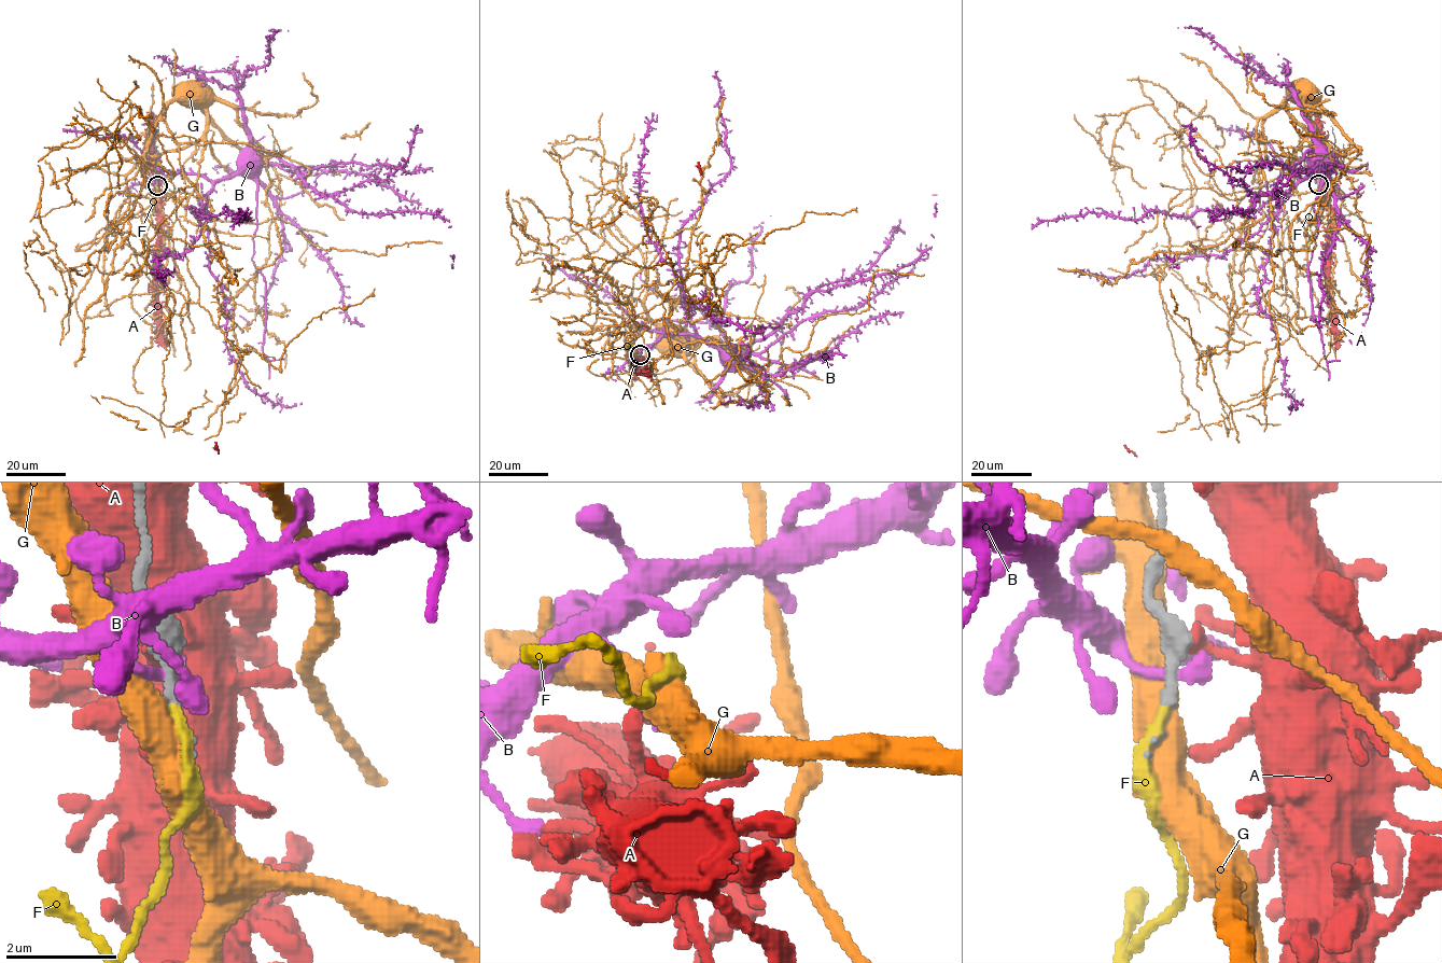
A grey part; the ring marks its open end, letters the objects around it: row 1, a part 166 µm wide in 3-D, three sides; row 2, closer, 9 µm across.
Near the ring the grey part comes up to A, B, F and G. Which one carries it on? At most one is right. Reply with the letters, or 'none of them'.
F

